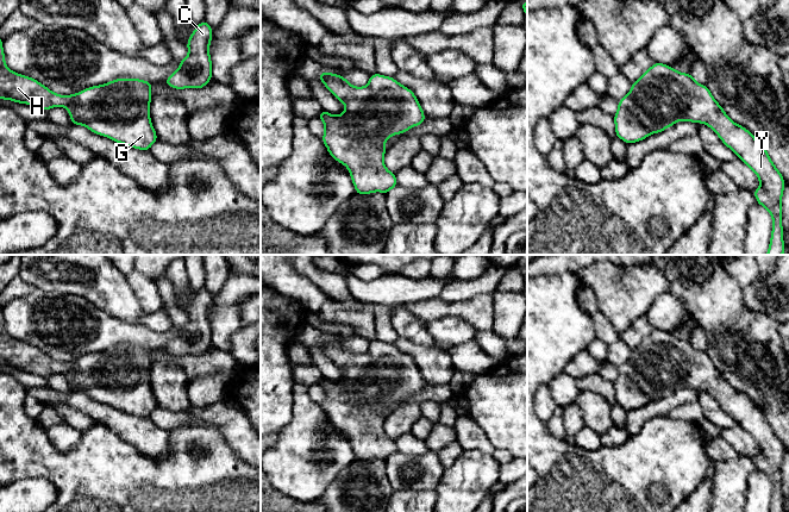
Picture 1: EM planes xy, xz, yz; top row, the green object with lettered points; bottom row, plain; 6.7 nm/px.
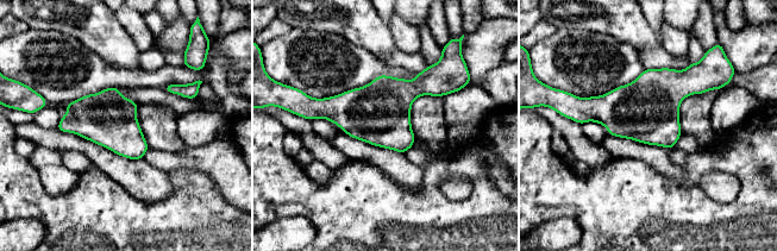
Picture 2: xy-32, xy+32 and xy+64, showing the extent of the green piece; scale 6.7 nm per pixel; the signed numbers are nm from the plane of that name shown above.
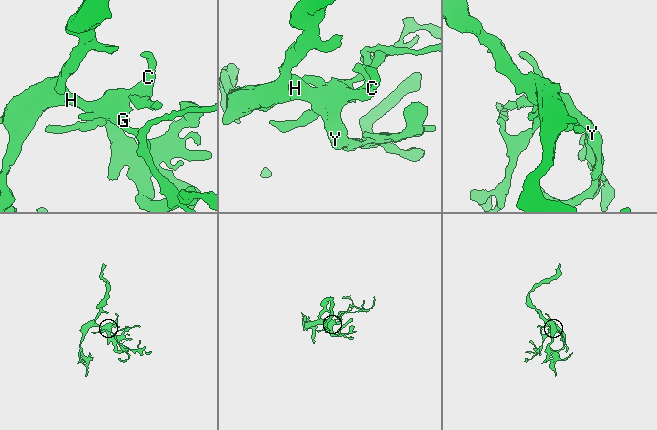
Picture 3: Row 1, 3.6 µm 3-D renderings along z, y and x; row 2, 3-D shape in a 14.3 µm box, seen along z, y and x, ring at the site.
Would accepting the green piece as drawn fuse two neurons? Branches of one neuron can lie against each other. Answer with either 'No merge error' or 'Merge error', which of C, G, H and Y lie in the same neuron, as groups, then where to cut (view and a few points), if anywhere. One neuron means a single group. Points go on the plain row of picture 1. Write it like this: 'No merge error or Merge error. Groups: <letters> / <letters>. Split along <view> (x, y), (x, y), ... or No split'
No merge error. Groups: C G H Y. No split

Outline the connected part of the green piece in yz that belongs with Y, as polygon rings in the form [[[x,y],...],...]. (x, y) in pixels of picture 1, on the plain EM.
[[[656,329],[631,351],[630,360],[618,368],[618,377],[613,385],[615,402],[627,412],[640,408],[652,400],[659,400],[681,387],[706,391],[758,443],[760,454],[752,460],[758,472],[765,474],[772,485],[770,512],[784,512],[782,462],[785,449],[783,442],[772,430],[764,412],[747,395],[735,391],[713,364],[707,351],[699,351],[693,341],[684,341],[669,331]]]

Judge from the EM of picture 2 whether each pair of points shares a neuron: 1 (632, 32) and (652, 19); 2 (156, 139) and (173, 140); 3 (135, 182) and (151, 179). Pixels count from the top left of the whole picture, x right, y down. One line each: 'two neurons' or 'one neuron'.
1: two neurons
2: one neuron
3: one neuron

